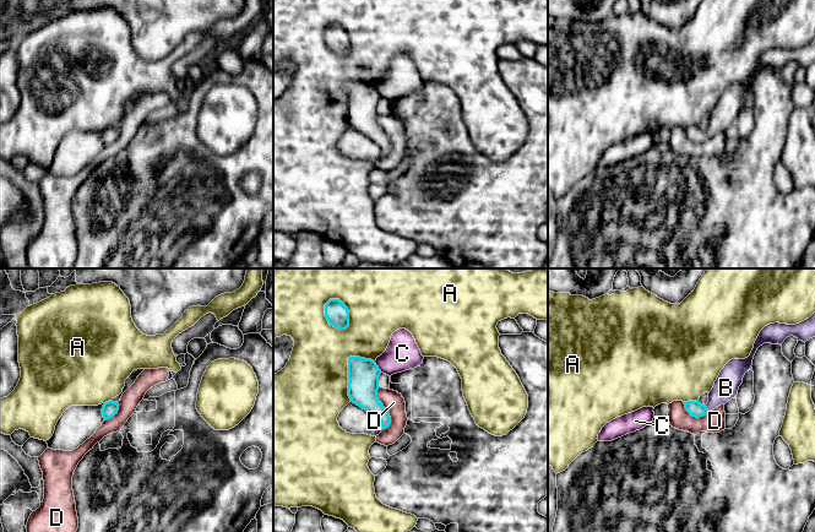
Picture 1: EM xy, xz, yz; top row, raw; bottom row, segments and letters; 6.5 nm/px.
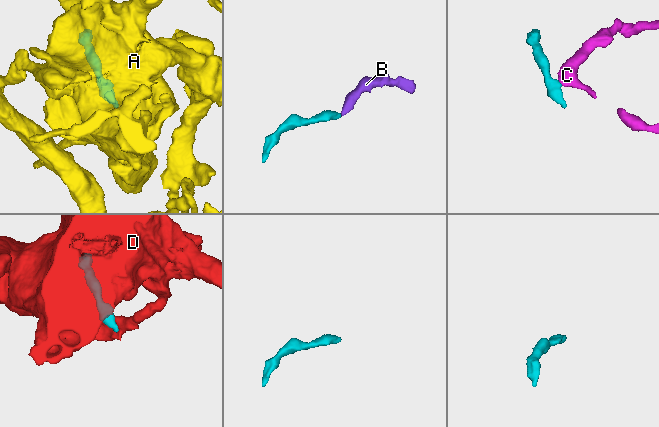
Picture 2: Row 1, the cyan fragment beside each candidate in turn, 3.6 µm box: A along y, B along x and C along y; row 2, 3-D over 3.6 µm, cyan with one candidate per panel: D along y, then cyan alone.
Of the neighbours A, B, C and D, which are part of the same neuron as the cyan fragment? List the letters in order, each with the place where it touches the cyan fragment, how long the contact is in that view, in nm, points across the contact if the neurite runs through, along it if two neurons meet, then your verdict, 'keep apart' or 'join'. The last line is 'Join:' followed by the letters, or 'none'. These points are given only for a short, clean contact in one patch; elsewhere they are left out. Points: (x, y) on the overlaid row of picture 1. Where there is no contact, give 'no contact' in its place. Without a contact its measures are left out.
A: contact xz (347, 310); length 240 nm; keep apart
B: contact yz (706, 408); length 50 nm; way yz (695, 408), (706, 408), (726, 387); join
C: contact xz (378, 367); length 90 nm; border xz (374, 362), (381, 372); keep apart
D: contact xz (385, 408); length 300 nm; border xz (379, 386), (378, 400), (390, 417), (390, 424), (385, 429); keep apart
Join: B

